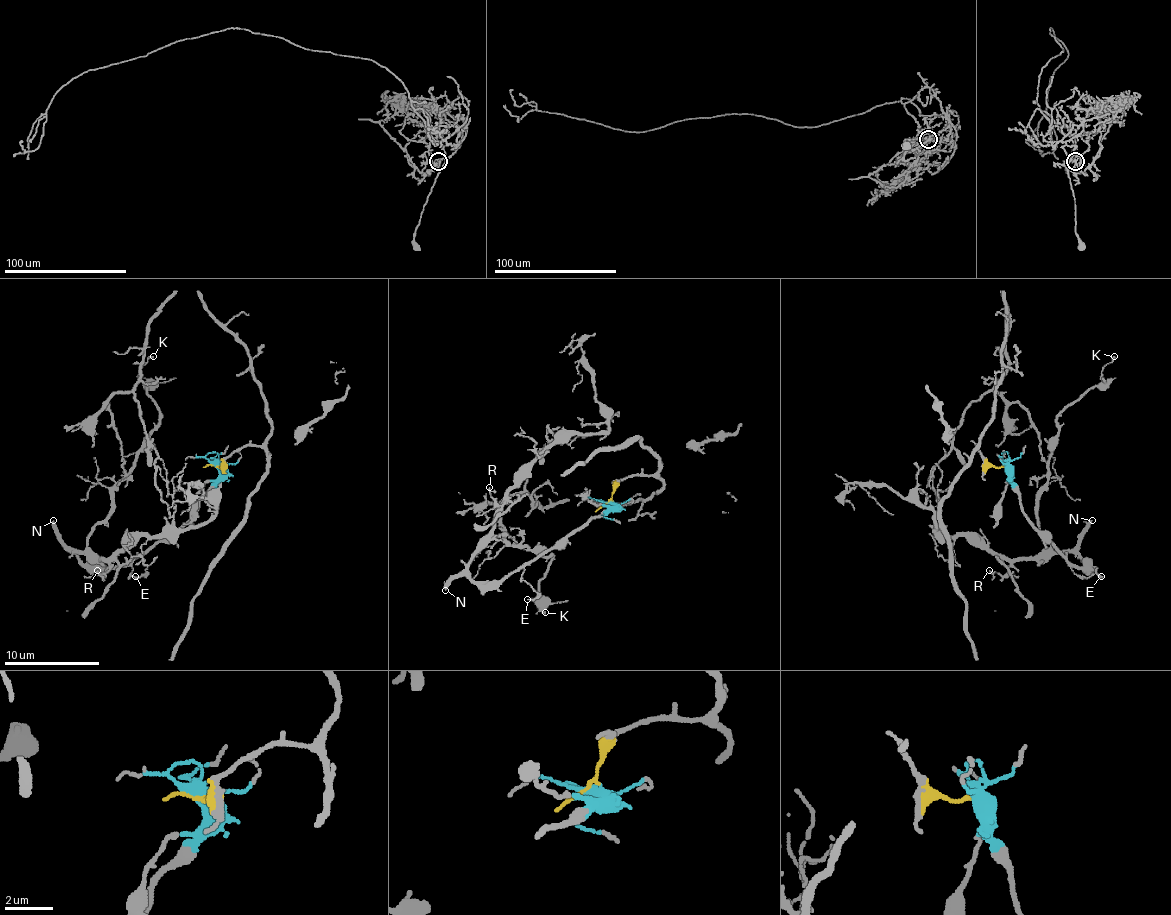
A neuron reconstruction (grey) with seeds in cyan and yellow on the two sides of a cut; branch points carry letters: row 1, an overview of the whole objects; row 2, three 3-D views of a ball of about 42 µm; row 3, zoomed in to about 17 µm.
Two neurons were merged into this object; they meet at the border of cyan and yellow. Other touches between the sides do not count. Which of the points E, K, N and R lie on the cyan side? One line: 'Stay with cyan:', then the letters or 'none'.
Stay with cyan: E, K, N, R

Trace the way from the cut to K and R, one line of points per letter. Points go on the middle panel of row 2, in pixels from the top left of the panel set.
K: (607, 505), (498, 581), (467, 571), (472, 555), (484, 538), (503, 536), (550, 555), (531, 600), (546, 612)
R: (607, 505), (610, 509), (498, 581), (474, 581), (467, 571), (470, 557), (500, 509), (489, 488)

